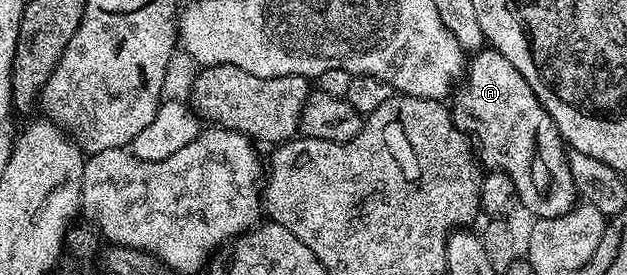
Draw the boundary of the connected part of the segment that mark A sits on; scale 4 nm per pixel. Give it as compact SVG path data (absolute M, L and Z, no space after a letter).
M486 46L469 57L464 73L464 83L453 97L452 115L454 124L465 132L471 141L476 142L476 156L479 161L486 160L485 167L504 172L512 182L517 203L531 212L531 217L543 220L563 216L576 204L576 193L566 160L567 149L562 135L552 122L548 110L532 94L532 86L524 82L524 74L504 58L495 48Z

